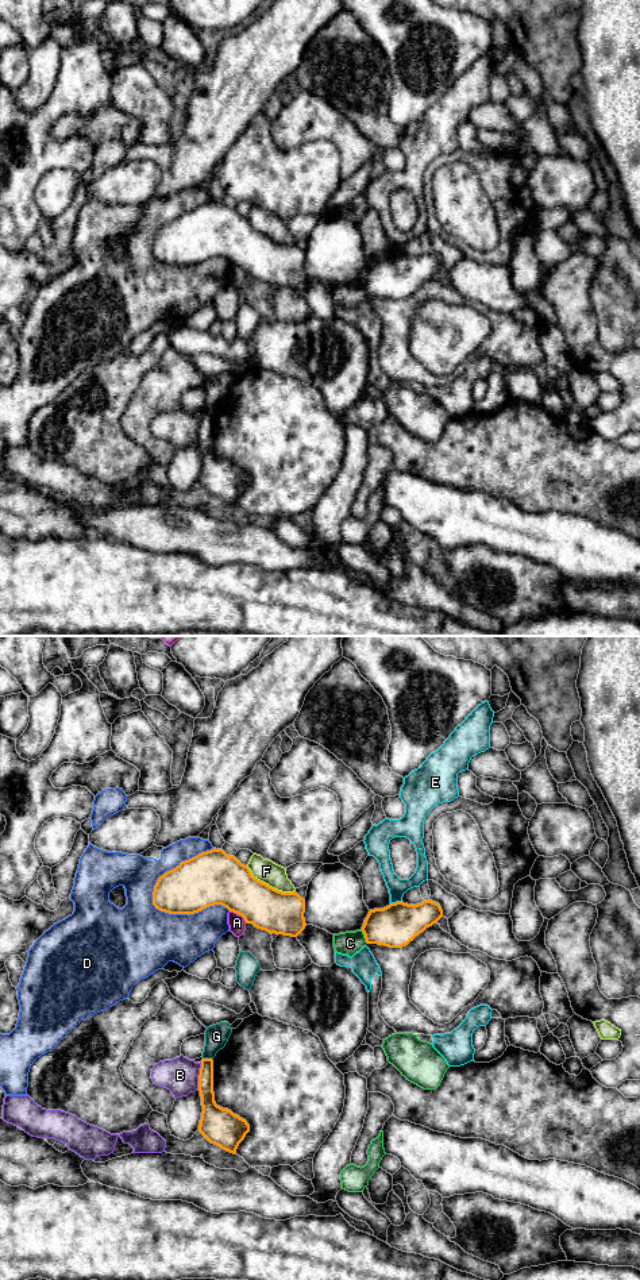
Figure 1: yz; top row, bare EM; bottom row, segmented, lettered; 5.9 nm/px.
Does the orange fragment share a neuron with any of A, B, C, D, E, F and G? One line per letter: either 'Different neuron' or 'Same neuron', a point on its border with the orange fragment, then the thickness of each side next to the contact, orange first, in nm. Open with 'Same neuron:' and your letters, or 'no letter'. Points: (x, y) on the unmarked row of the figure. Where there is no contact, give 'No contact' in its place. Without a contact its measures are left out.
Same neuron: no letter
A: Different neuron. Touches orange at yz (239, 266). Thickness 300 nm (orange) against 100 nm
B: Different neuron. Touches orange at yz (199, 428). Thickness 140 nm (orange) against 220 nm
C: Different neuron. Touches orange at yz (365, 289). Thickness 260 nm (orange) against 140 nm
D: Different neuron. Touches orange at yz (170, 222). Thickness 320 nm (orange) against 220 nm
E: Different neuron. Touches orange at yz (396, 254). Thickness 260 nm (orange) against 110 nm
F: Different neuron. Touches orange at yz (268, 236). Thickness 280 nm (orange) against 140 nm
G: Different neuron. Touches orange at yz (208, 411). Thickness 100 nm (orange) against 140 nm

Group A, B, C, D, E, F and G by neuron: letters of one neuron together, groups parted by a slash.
A / B / C / D / E / F / G

